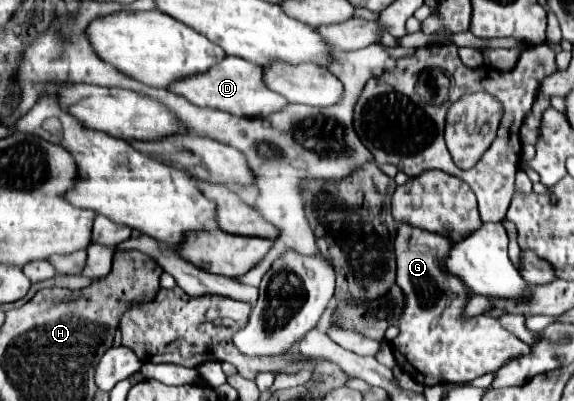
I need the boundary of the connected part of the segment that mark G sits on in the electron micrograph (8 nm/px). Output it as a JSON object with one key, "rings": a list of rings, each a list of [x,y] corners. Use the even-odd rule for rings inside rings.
{"rings":[[[399,225],[395,237],[395,255],[397,255],[397,285],[405,295],[403,311],[397,319],[399,335],[391,341],[393,355],[403,371],[407,371],[421,385],[441,385],[441,383],[467,383],[485,373],[491,373],[511,359],[519,359],[531,353],[531,347],[509,333],[499,317],[493,315],[473,315],[465,317],[465,307],[471,297],[471,289],[459,277],[453,277],[445,271],[445,257],[455,241],[449,235],[431,233],[413,225]]]}

